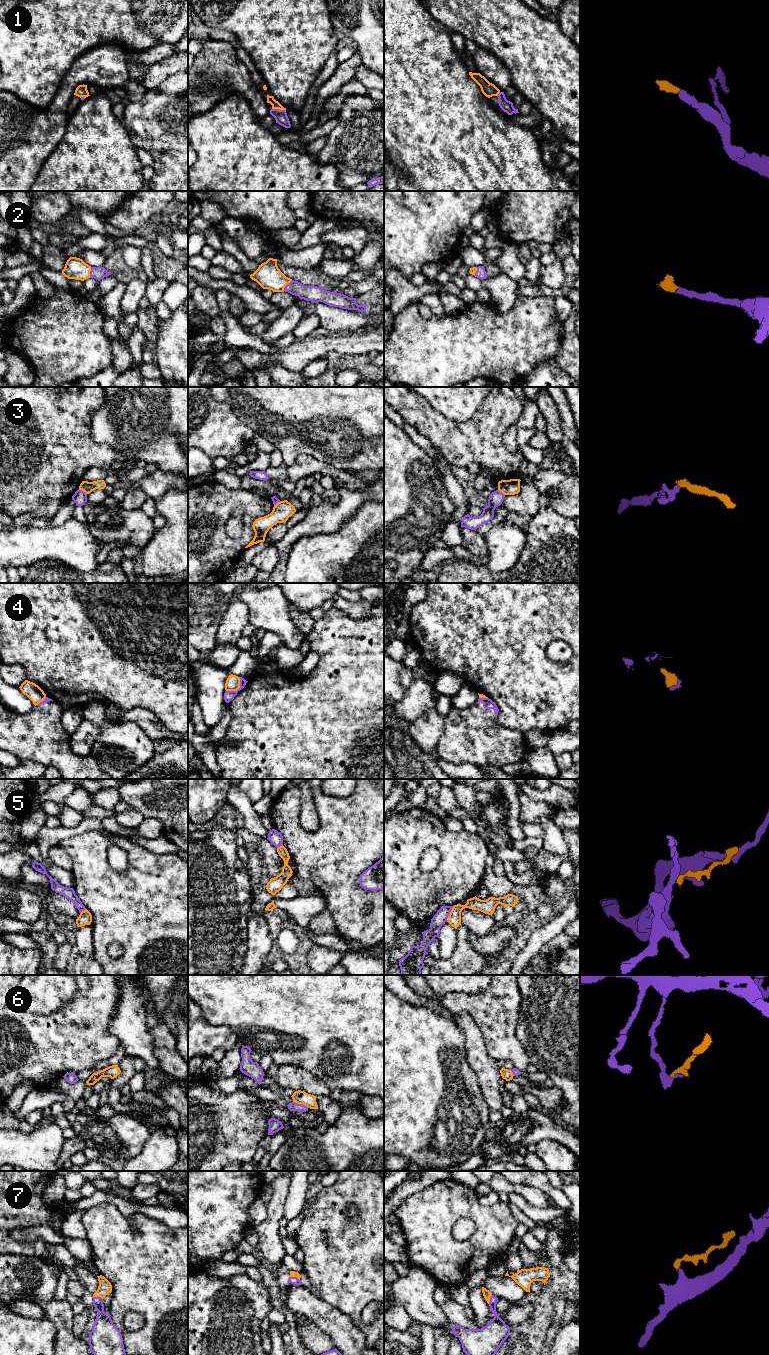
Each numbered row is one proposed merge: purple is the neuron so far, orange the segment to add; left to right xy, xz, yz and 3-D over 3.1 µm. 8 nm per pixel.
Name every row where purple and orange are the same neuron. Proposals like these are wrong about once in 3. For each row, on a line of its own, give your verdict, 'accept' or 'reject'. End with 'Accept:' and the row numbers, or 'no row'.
1: accept
2: accept
3: reject
4: reject
5: reject
6: reject
7: accept
Accept: 1, 2, 7

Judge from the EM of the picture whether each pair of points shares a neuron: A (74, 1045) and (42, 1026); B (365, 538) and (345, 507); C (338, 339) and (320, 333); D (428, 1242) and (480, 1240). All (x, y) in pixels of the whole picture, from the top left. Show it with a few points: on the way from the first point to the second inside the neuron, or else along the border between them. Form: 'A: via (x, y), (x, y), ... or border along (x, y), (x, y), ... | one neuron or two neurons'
A: via (66, 1042), (58, 1042), (50, 1034) | one neuron
B: border along (369, 501), (365, 501), (351, 517), (333, 531) | two neurons
C: via (334, 339), (326, 339), (324, 337) | one neuron
D: via (444, 1225), (456, 1213), (470, 1213), (480, 1223) | one neuron

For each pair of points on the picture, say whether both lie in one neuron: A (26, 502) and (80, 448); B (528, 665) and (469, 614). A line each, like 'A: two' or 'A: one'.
A: one
B: one

